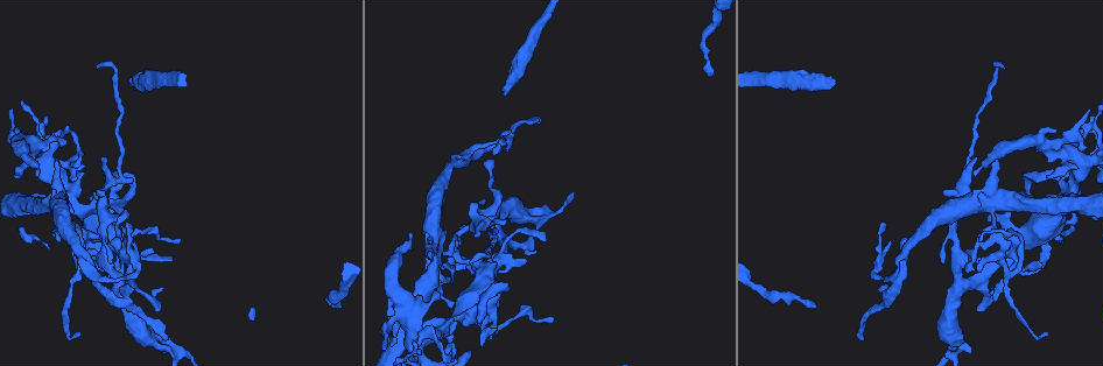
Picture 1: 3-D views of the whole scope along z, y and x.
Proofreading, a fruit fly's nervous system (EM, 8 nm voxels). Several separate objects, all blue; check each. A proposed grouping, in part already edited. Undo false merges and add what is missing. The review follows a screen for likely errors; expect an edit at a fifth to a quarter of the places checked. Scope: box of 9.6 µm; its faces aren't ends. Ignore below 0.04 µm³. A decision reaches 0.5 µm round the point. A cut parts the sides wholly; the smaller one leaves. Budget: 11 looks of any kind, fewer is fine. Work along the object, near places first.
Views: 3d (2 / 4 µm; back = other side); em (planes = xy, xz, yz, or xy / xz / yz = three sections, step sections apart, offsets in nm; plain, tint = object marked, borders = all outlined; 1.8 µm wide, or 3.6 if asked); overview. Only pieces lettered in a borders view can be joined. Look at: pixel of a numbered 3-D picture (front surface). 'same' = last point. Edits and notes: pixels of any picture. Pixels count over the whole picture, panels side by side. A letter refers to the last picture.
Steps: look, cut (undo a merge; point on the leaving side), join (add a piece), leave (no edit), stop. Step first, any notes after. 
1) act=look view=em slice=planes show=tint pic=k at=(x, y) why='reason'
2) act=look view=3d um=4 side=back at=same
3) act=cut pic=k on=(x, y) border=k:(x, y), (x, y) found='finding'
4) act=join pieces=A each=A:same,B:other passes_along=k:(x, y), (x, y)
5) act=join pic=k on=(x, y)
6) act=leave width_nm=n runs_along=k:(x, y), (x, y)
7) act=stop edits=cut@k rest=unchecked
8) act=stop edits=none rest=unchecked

act=look view=em slice=yz step=4 show=borders pic=1 at=(503, 94) why='stops while still wide'

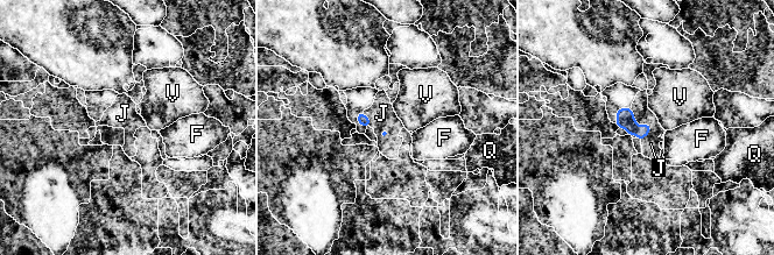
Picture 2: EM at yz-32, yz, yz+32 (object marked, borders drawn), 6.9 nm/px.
act=look view=em slice=planes show=borders at=same

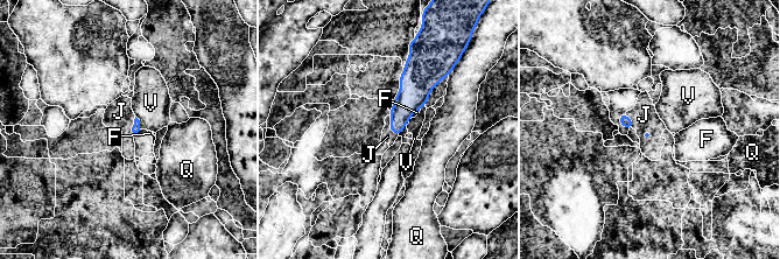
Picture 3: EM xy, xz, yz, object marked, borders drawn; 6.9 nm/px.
act=join pieces=J longest_contact=J:150nm each=F:other,J:same,Q:other,V:other passes_along=3:(410, 98), (391, 127), (387, 137) found='it goes on there'

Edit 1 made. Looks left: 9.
act=look view=overview why='see it whole again'

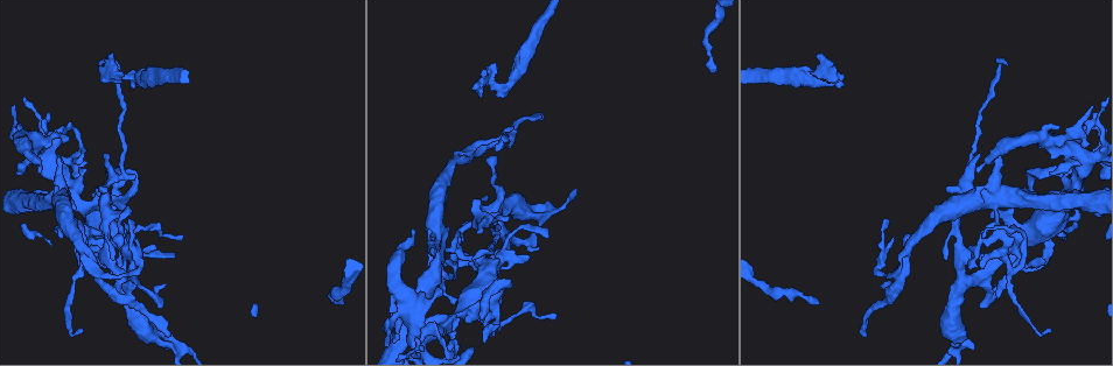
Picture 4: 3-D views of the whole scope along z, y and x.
act=look view=3d um=4 pic=4 at=(903, 271)

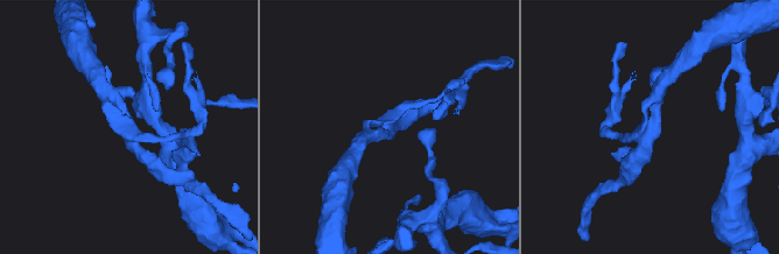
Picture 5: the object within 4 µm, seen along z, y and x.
act=look view=em slice=planes show=borders pic=5 at=(126, 126) why='need the tissue'

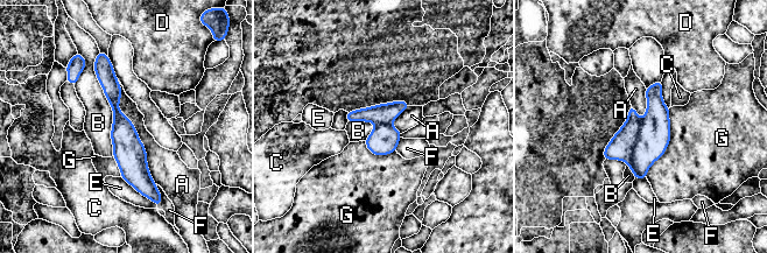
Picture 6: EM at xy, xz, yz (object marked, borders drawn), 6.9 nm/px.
act=leave width_nm=200 each=A:other,B:other,C:other,D:other,E:other,F:other,G:other border=6:(97, 53), (113, 155) found='continuous, no second cell'

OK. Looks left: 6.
act=look view=em slice=xz step=16 show=tint pic=4 at=(442, 325) why='four arms meet'

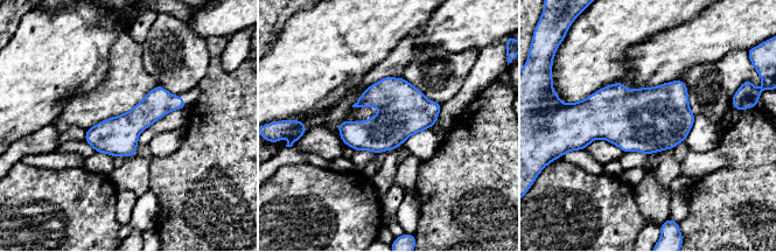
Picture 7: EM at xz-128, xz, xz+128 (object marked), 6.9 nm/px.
act=look view=em slice=xz step=16 show=borders at=same why='what lies round it'

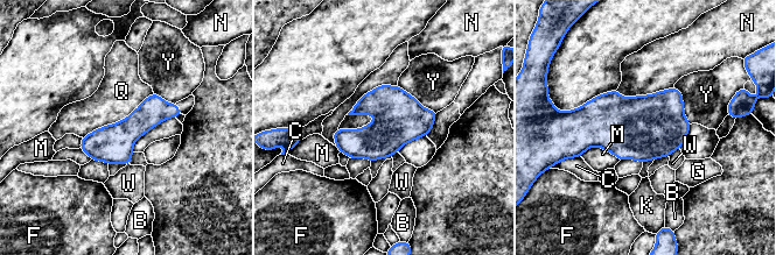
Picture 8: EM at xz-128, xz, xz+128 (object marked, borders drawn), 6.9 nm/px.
act=leave each=B:other,C:other,F:other,G:other,K:other,M:other,N:other,Q:other,W:other,Y:other border=8:(153, 92), (125, 118), (82, 137) found='one cell here'

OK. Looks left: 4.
act=look view=3d um=4 pic=4 at=(975, 250) why='abrupt turn'

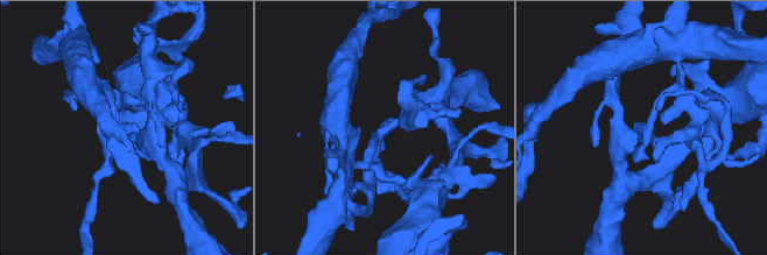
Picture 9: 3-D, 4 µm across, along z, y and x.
act=look view=em slice=yz step=16 show=tint pic=9 at=(645, 130)

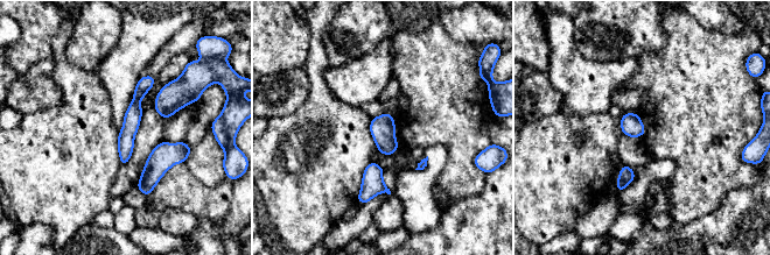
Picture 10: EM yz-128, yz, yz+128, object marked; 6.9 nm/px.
act=look view=em slice=xy step=16 show=borders at=same why='cut it another way'

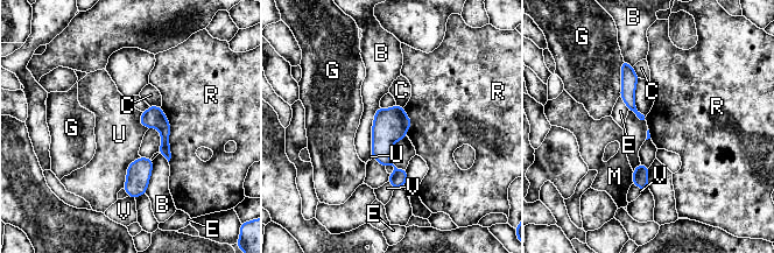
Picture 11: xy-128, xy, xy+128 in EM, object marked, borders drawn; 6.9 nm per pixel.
act=leave each=B:other,C:other,E:other,G:other,M:other,R:other,U:other,V:other border=11:(140, 156), (127, 167), (122, 188) found='all the same cell'

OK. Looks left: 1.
act=stop edits=join@3 rest=unchecked

